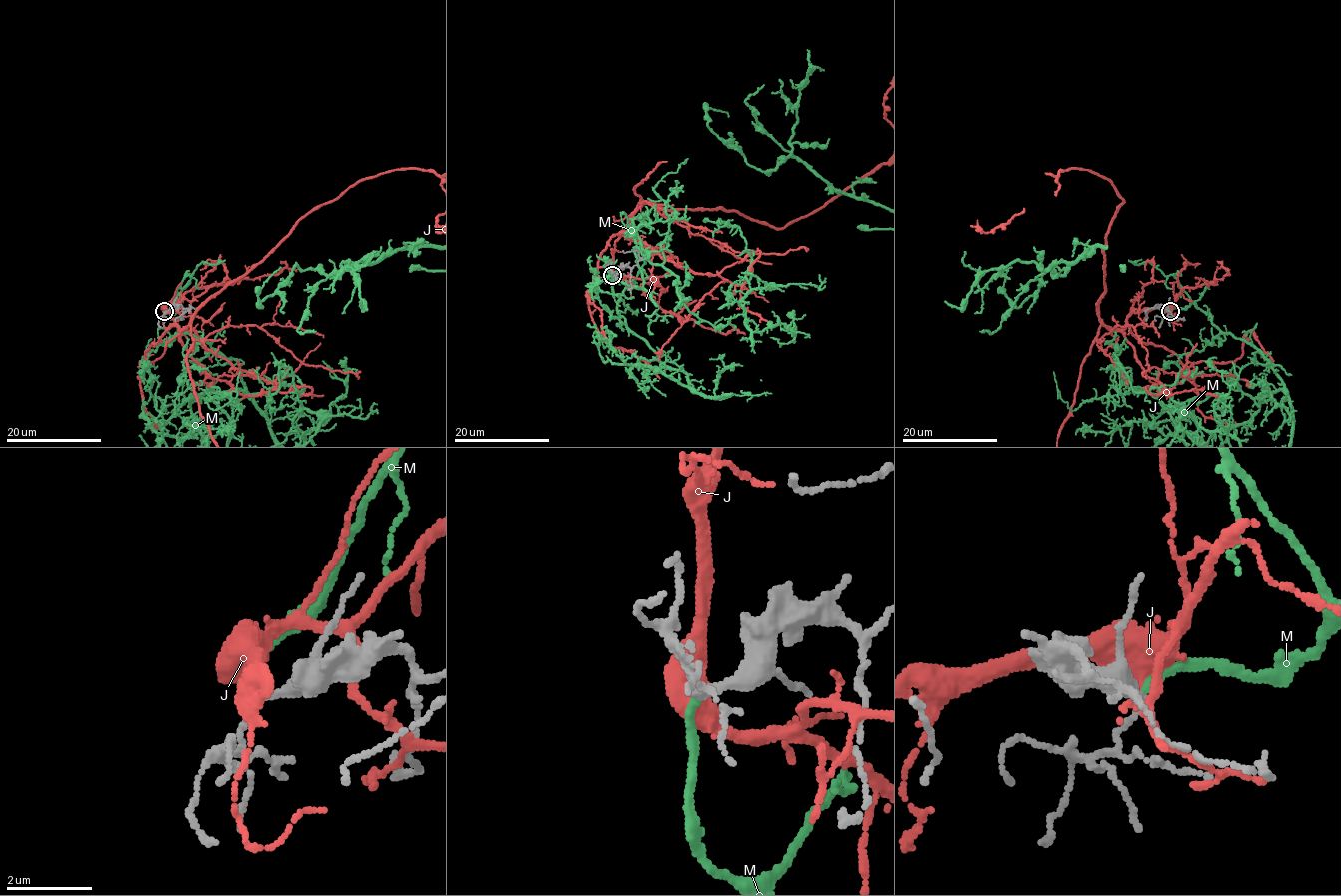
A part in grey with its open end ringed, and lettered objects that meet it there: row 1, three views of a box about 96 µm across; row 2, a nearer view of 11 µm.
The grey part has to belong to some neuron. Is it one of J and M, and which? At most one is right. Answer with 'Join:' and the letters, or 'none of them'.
Join: M

